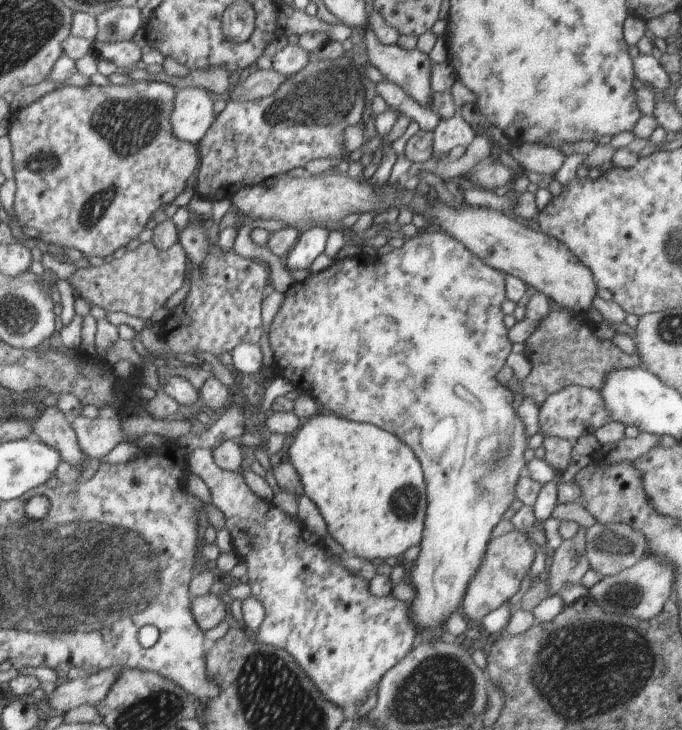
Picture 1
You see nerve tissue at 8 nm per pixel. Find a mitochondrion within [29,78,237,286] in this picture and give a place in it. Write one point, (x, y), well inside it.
(129, 129)

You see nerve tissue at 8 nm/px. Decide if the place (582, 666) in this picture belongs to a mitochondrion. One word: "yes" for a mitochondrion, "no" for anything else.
yes

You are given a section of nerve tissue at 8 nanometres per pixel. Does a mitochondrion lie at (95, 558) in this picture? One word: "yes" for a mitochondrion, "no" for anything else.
yes

